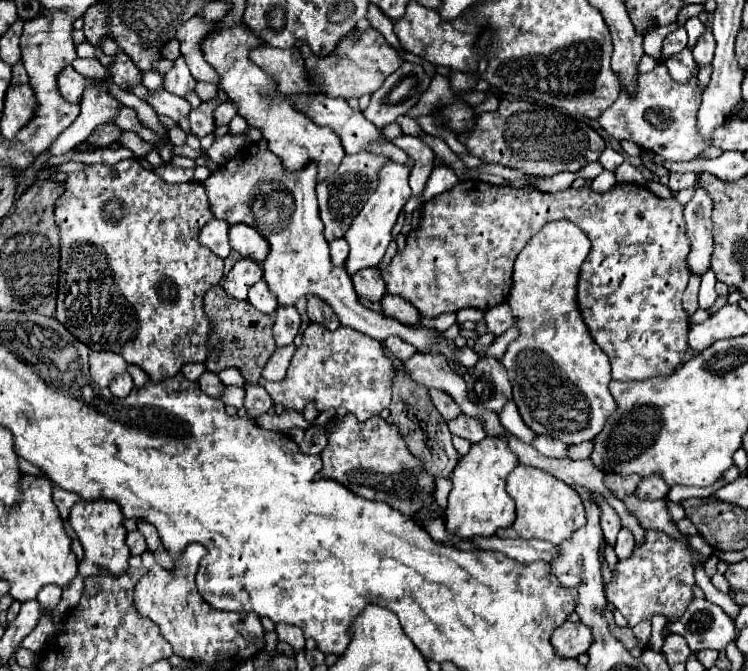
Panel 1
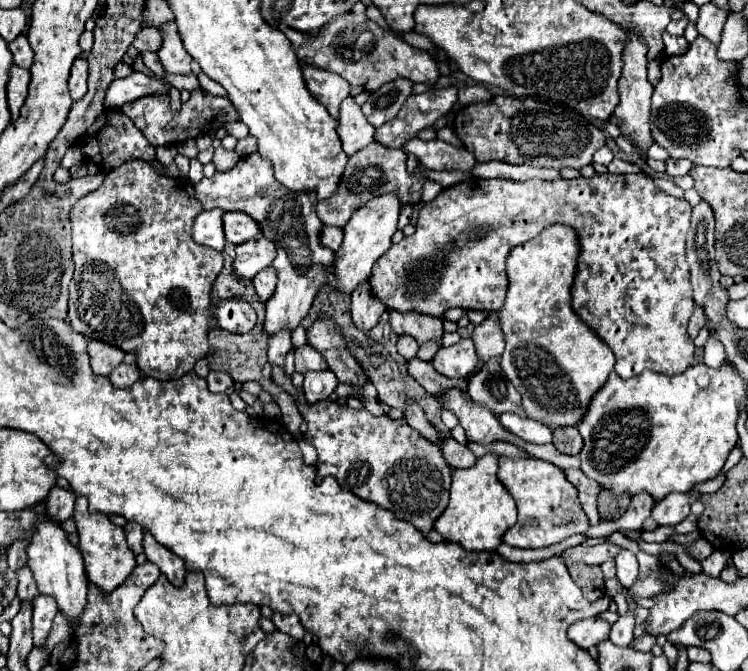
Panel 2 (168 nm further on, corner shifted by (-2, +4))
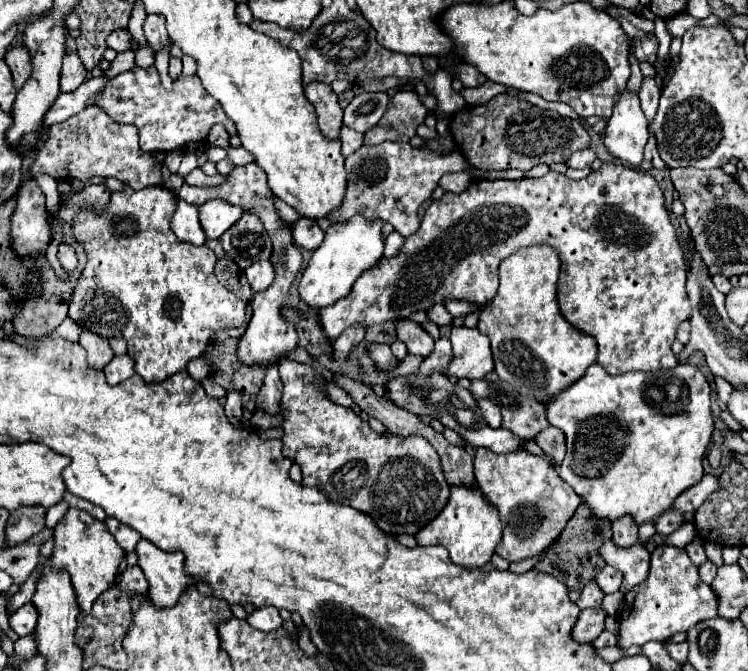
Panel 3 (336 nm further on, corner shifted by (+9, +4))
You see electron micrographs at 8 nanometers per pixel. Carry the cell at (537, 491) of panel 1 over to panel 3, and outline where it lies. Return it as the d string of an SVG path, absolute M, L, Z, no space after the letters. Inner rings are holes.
M476 448L474 474L480 492L494 508L498 508L504 536L496 554L508 562L520 562L544 552L582 504L580 496L560 480L556 468L548 460L524 450L494 454L488 452L488 448Z

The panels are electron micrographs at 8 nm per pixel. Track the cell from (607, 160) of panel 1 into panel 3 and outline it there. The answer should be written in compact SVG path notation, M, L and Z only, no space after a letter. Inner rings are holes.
M586 148L586 150L580 150L580 152L572 154L566 160L566 166L570 166L570 168L586 168L586 166L590 166L594 162L594 158L596 158L596 152Z

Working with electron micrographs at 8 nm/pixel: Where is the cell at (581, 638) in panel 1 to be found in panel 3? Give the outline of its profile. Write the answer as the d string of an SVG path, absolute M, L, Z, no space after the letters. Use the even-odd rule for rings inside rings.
M602 608L582 610L572 630L572 638L580 644L590 644L604 630L604 618L606 618L606 612Z

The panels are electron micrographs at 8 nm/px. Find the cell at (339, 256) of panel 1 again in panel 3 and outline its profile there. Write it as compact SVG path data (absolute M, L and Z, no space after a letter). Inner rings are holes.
M300 218L292 224L292 236L298 246L316 250L320 246L320 242L324 240L324 230L318 224L314 224L314 220Z

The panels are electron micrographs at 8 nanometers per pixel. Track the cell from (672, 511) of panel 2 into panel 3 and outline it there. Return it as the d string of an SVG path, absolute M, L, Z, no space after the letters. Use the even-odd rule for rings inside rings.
M704 474L702 480L700 480L696 486L688 488L686 492L682 492L682 494L676 498L672 510L680 510L680 512L684 512L684 514L694 514L696 508L698 508L712 492L716 492L716 488L718 488L718 478L712 476L712 474Z

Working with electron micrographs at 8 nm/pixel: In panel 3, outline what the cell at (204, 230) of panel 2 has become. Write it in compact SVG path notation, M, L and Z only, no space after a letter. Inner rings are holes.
M178 200L176 212L170 220L170 228L184 242L192 242L198 246L206 242L206 234L200 226L200 220L198 220L198 208L194 204L184 202L184 200Z

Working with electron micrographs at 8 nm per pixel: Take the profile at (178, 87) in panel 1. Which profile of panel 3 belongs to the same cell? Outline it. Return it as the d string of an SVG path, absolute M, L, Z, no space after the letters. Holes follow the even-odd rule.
M148 14L146 22L144 22L144 36L146 36L146 40L154 52L164 48L168 44L168 32L166 32L166 24L164 24L164 16Z

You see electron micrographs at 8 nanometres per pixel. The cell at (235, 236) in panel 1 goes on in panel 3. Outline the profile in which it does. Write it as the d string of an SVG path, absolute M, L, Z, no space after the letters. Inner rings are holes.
M208 200L198 206L198 212L200 224L208 238L220 238L242 216L242 208L236 208L226 200Z

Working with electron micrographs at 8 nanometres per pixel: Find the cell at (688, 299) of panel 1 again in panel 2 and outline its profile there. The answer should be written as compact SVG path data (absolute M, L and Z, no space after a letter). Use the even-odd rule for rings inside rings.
M695 304L695 310L693 310L693 316L691 316L691 320L689 320L689 328L687 328L687 332L689 332L689 336L691 338L695 338L697 336L697 332L699 332L699 328L705 324L705 312L703 312L703 308L699 306L699 304Z

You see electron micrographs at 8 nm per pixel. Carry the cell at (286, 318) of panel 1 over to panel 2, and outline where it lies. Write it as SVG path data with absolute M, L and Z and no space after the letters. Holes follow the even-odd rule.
M283 328L283 332L277 332L275 336L269 338L269 362L283 368L285 354L291 348L293 348L293 344L291 344L291 332L287 332L287 328Z

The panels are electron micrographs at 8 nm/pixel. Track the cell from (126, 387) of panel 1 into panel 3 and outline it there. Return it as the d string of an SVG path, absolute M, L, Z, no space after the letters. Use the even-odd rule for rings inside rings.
M128 354L114 356L114 360L104 368L104 374L108 384L120 384L134 374L134 360Z

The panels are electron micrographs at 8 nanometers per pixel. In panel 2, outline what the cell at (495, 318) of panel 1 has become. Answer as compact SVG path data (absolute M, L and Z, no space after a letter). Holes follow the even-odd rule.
M497 312L487 314L487 318L475 328L471 340L475 344L477 356L483 362L487 362L489 358L501 358L505 346L491 346L491 342L495 342L495 344L503 342L503 330L499 324L499 314Z

